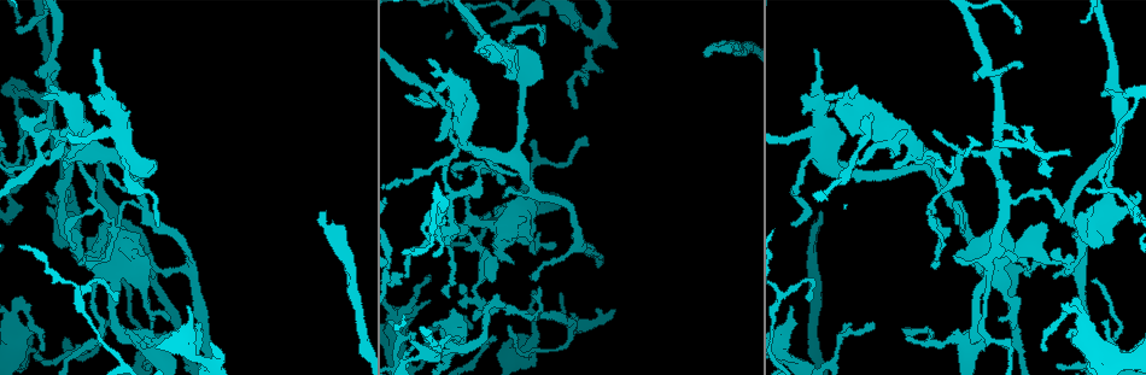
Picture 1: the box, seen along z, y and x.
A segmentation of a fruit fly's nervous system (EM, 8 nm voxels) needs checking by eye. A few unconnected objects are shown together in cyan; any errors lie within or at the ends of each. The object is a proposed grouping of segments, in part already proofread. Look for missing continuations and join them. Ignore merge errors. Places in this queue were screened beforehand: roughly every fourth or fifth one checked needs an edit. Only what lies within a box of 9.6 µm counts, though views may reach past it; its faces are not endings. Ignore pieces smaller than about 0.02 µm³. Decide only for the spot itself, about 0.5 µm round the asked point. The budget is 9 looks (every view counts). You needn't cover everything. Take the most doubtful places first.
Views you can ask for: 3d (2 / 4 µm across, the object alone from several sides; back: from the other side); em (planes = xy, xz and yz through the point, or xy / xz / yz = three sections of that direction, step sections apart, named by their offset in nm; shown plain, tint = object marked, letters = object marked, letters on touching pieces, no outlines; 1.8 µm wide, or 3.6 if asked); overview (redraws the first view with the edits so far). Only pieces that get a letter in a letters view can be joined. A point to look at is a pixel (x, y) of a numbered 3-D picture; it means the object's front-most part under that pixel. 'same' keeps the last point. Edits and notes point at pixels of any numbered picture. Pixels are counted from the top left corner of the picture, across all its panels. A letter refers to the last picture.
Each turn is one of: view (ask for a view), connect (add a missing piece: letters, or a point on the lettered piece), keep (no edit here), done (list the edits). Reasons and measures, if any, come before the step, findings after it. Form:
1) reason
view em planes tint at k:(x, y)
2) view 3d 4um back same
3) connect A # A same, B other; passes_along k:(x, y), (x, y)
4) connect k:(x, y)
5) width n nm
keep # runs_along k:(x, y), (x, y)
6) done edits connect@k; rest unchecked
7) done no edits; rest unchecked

an open end
view em planes plain at 1:(822, 213)

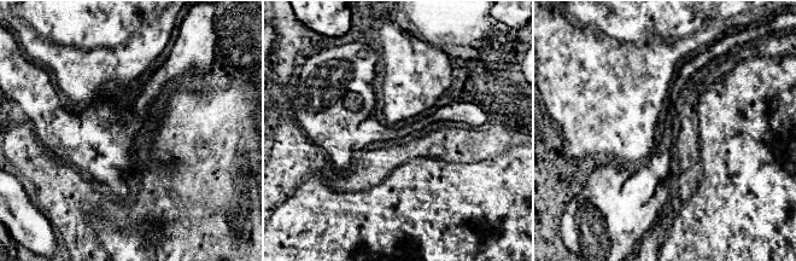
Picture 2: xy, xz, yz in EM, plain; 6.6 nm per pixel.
what lies round it
view em planes letters same

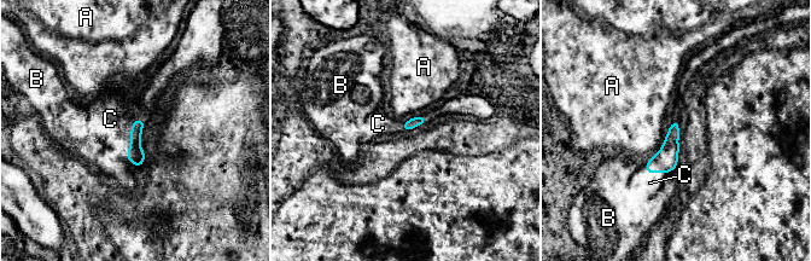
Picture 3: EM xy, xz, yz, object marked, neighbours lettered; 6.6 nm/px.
longest_contact C 300 nm
connect C # A other, B other, C same; passes_along 3:(134, 155), (130, 138), (110, 119); the neuron continues

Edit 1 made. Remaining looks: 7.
view overview

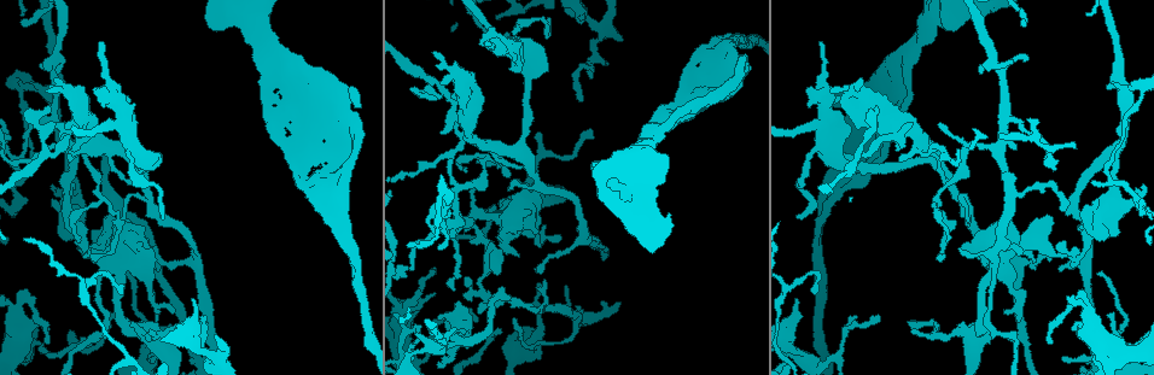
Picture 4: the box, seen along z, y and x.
branch stops here
view em planes letters at 4:(795, 300)

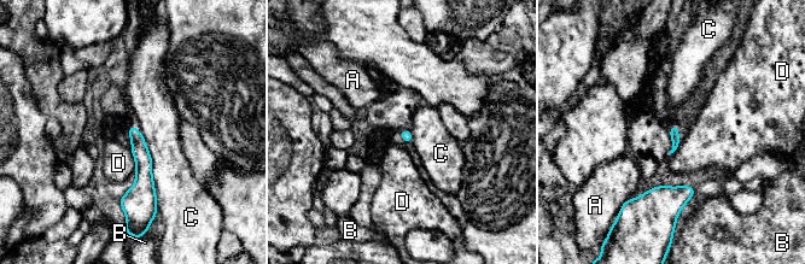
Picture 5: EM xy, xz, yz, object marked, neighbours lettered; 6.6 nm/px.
keep # A other, B other, C other, D other; runs_along 5:(133, 129), (143, 188), (126, 205); no lettered piece goes on from it

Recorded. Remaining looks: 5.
tapers out
view em xy step 4 tint at 4:(593, 135)

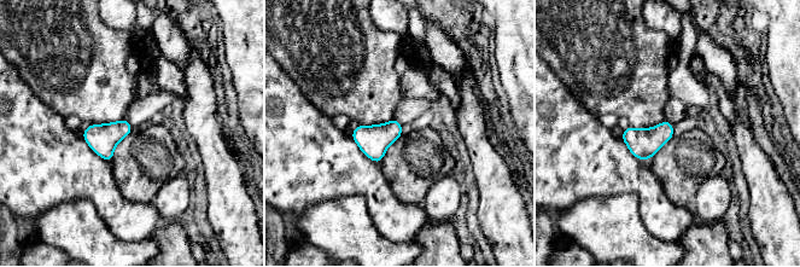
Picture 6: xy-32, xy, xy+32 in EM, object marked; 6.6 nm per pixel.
another direction
view em planes letters same

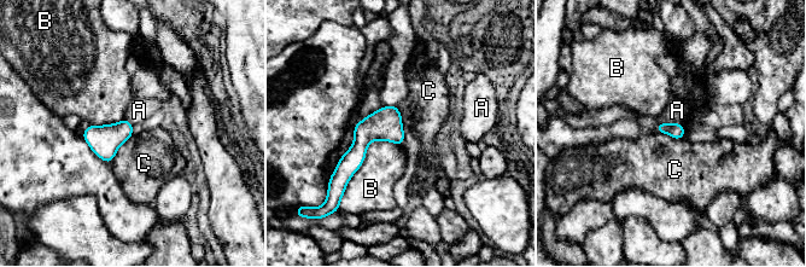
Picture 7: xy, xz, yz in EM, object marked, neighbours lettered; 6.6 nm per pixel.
keep # A other, B other, C other; runs_along 7:(393, 109), (339, 169); no lettered piece goes on from it

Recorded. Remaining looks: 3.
done edits connect@3; rest unchecked

